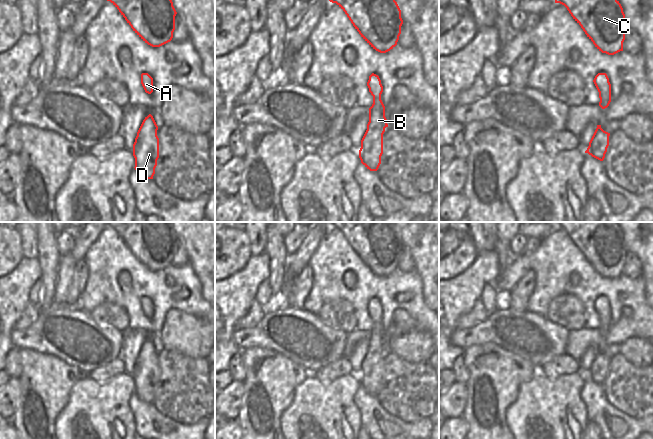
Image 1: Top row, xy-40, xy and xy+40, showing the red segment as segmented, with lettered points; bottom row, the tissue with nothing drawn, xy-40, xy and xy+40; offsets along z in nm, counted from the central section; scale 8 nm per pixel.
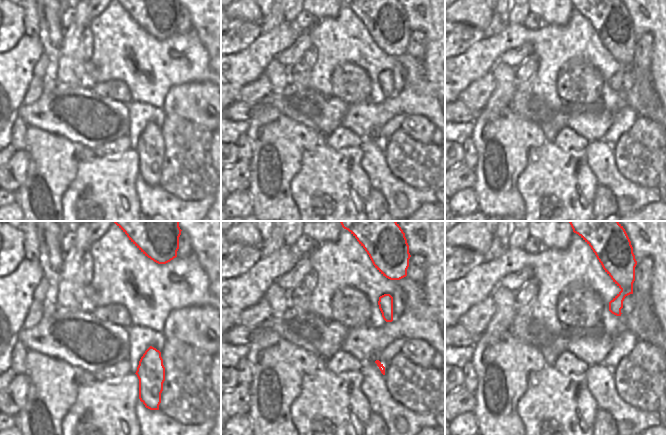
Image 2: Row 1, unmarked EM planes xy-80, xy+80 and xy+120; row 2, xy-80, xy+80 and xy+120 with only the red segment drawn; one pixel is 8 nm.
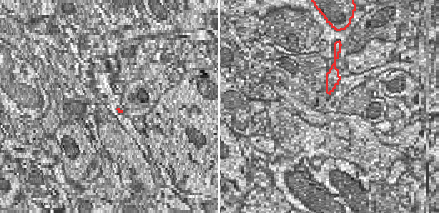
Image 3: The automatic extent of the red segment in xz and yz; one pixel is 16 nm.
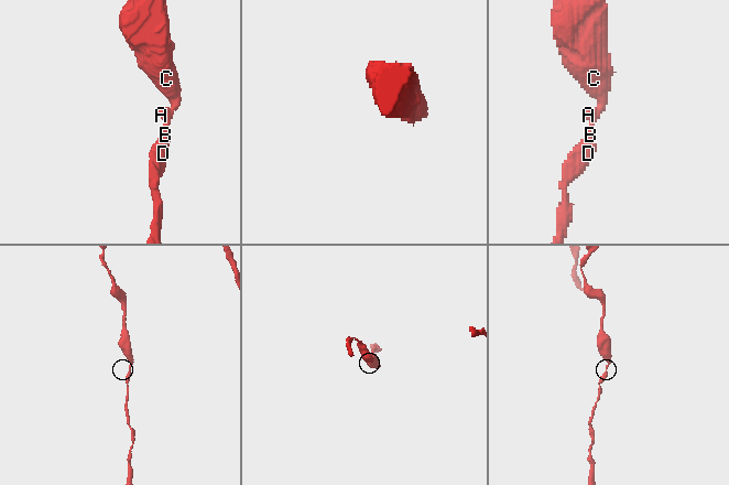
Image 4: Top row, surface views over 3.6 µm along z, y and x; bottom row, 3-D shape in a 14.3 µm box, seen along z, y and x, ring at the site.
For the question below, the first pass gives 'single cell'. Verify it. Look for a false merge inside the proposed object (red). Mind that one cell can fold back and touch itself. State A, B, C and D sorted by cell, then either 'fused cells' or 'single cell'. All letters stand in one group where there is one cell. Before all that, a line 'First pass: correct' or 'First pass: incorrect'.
First pass: correct
A B C D | single cell

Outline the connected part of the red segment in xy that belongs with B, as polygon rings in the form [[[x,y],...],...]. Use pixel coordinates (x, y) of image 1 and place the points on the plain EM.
[[[372,297],[367,310],[373,320],[373,328],[369,332],[369,346],[361,364],[359,382],[367,393],[377,395],[383,378],[383,358],[388,348],[385,341],[385,330],[381,324],[383,310],[379,300]]]

